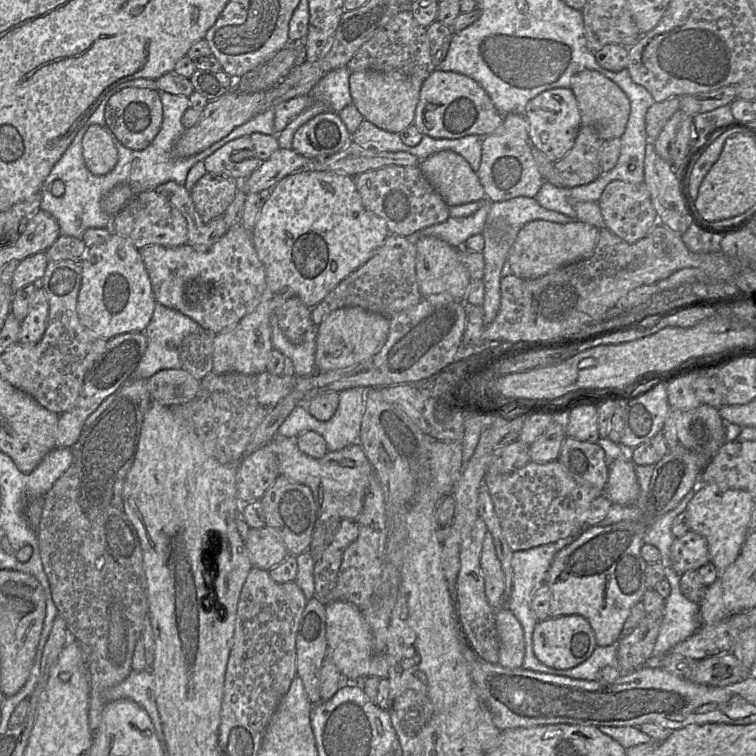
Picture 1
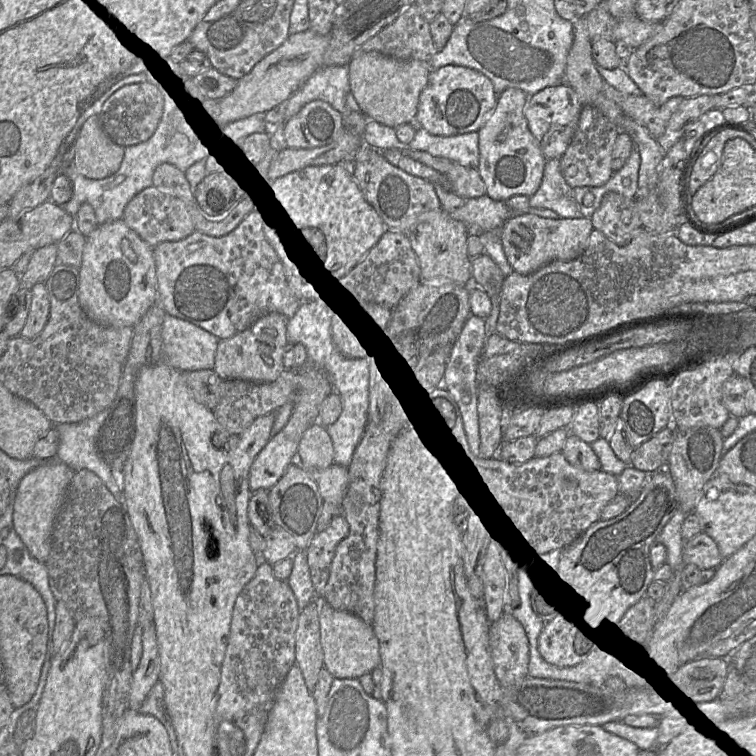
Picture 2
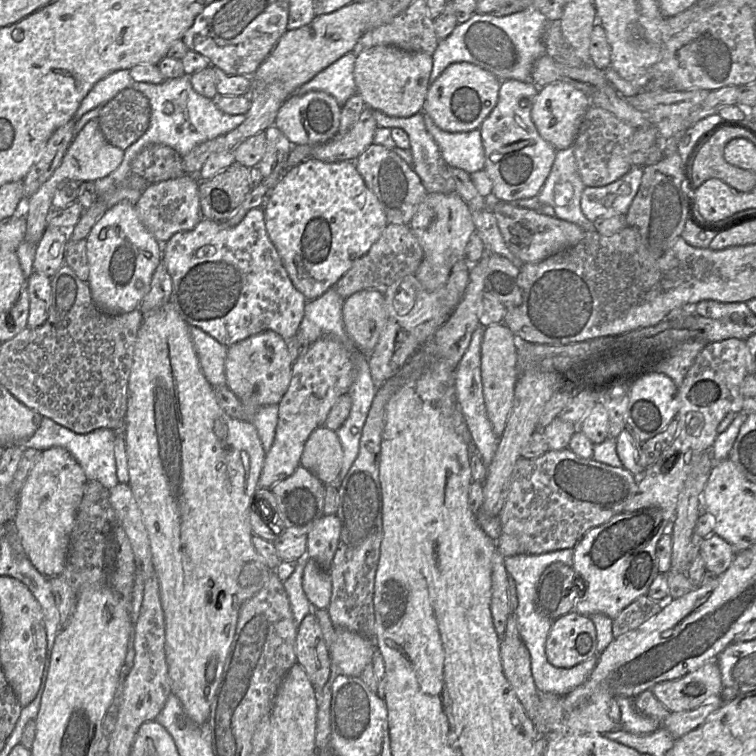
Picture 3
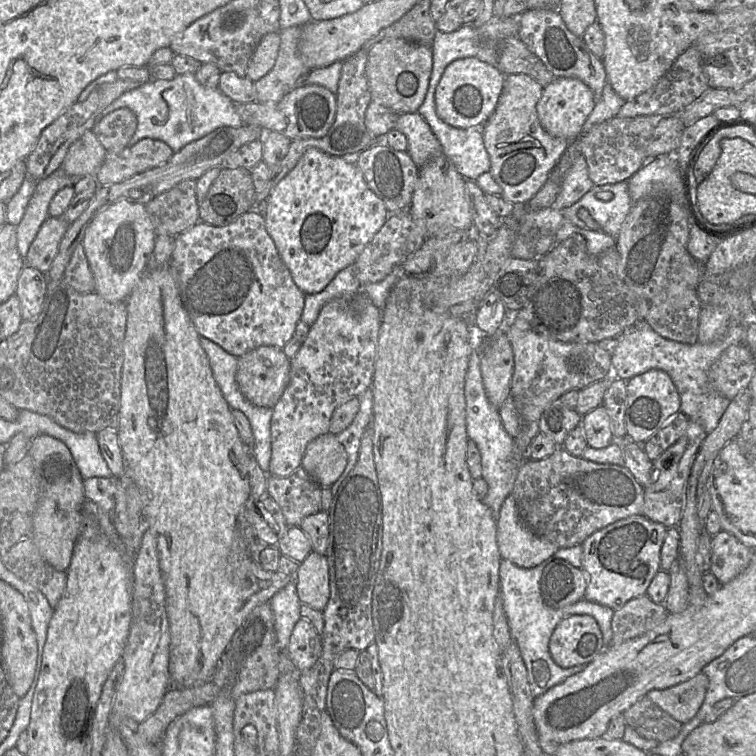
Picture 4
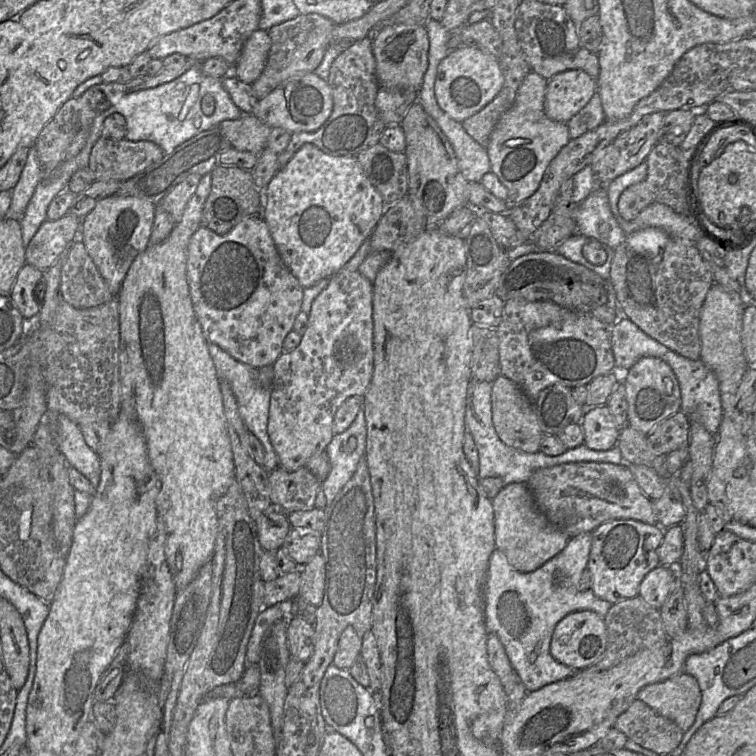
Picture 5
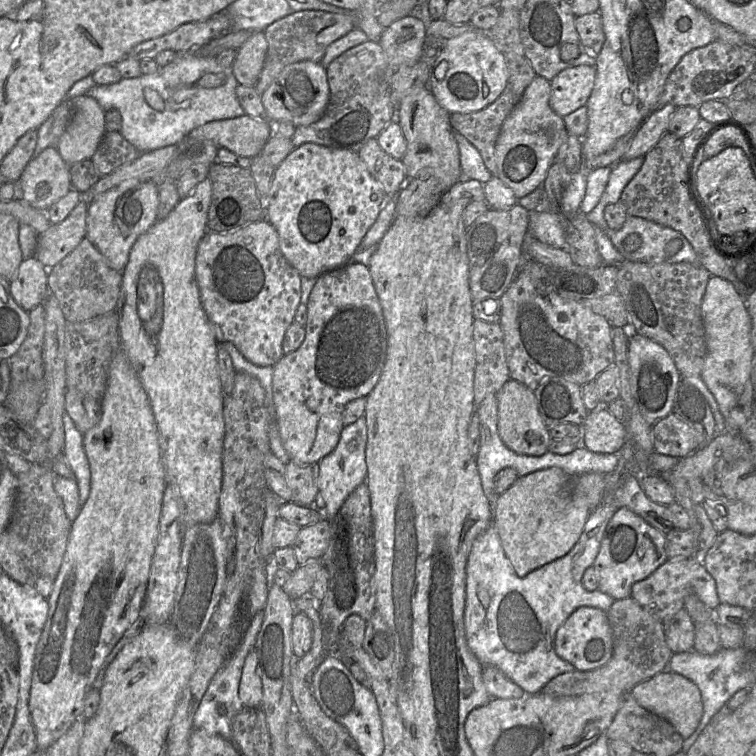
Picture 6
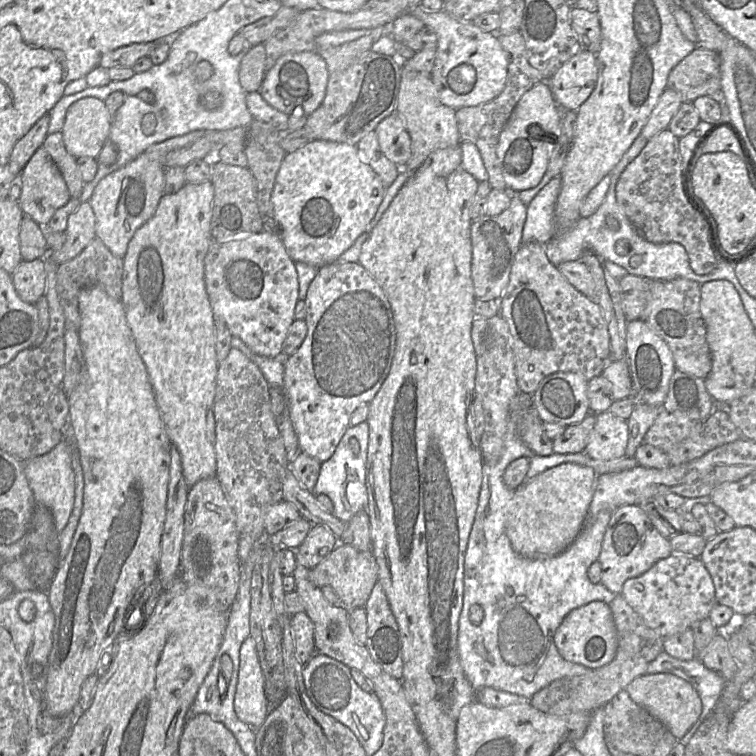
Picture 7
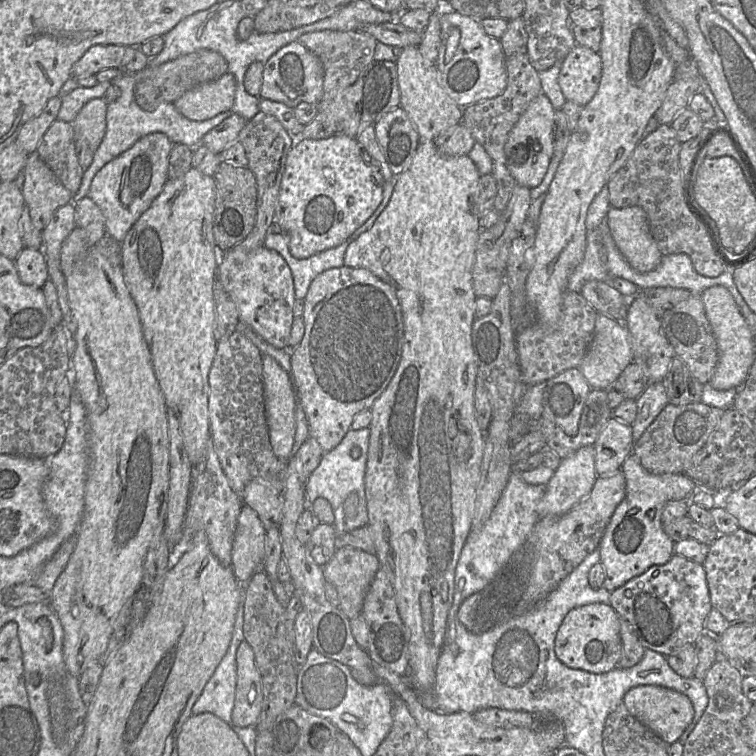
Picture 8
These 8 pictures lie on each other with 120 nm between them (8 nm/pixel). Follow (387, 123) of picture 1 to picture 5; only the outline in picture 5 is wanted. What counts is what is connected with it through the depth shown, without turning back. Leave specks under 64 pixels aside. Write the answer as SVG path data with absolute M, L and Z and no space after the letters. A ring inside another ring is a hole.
M382 24L373 34L376 75L381 87L419 92L428 68L429 37L426 27L417 24Z

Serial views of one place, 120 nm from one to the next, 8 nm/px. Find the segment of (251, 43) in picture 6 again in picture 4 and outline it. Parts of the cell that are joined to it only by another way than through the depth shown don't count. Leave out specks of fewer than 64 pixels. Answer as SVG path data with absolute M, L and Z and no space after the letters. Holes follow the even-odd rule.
M278 32L266 34L255 48L245 76L254 83L265 76L275 64L279 45L280 36Z

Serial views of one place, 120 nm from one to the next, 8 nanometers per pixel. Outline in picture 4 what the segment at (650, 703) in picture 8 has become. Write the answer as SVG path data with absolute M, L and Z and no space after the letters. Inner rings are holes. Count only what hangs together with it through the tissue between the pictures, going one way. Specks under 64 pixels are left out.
M700 671L694 677L665 689L647 692L653 703L681 724L691 720L701 707L709 684L708 677Z

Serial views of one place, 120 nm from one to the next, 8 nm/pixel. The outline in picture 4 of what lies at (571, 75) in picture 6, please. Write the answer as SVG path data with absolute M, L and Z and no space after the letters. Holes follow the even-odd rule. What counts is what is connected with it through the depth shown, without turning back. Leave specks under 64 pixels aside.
M557 77L543 89L537 104L538 118L551 135L573 141L583 133L583 125L596 104L596 96L589 86L577 78Z

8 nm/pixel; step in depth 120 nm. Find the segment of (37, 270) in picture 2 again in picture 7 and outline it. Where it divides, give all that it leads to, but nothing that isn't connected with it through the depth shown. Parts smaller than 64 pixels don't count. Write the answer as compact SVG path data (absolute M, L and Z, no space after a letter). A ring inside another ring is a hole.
M81 202L68 218L64 245L59 250L48 250L45 259L62 264L76 257L96 238L95 224L96 218L90 202Z

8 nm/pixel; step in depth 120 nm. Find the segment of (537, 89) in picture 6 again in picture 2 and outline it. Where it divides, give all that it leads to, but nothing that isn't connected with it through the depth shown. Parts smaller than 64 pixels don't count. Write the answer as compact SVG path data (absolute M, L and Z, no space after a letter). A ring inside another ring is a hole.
M507 88L497 98L493 111L479 129L478 171L493 200L507 201L516 195L531 197L539 189L547 159L530 132L525 117L529 96L518 88Z

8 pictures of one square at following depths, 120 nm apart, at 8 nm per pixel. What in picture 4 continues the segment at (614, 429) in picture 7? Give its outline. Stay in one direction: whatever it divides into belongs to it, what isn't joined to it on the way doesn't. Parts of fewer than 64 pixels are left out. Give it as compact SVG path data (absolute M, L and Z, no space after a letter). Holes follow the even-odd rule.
M598 406L582 417L583 429L587 445L601 449L614 441L611 431L611 419L604 406Z

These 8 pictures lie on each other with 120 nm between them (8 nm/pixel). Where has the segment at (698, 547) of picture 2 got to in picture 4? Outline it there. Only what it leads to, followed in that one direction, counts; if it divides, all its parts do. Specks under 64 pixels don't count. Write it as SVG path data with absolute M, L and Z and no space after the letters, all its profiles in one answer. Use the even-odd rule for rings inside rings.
M720 531L711 538L709 571L720 585L727 584L747 568L752 552L731 533Z

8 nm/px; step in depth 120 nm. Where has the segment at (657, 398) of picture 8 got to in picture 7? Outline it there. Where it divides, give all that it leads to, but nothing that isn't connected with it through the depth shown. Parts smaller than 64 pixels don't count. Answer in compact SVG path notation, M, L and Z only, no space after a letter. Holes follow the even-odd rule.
M635 403L631 416L627 420L628 443L626 457L634 457L637 448L643 443L644 436L651 427L662 407Z

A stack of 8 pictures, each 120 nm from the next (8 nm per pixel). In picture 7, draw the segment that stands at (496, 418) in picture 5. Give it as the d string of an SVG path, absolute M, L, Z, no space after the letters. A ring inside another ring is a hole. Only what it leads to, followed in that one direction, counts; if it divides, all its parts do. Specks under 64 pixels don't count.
M520 392L514 398L514 404L518 406L519 412L517 421L519 438L539 456L549 456L554 453L553 440L543 431L543 422L533 407L532 395Z

